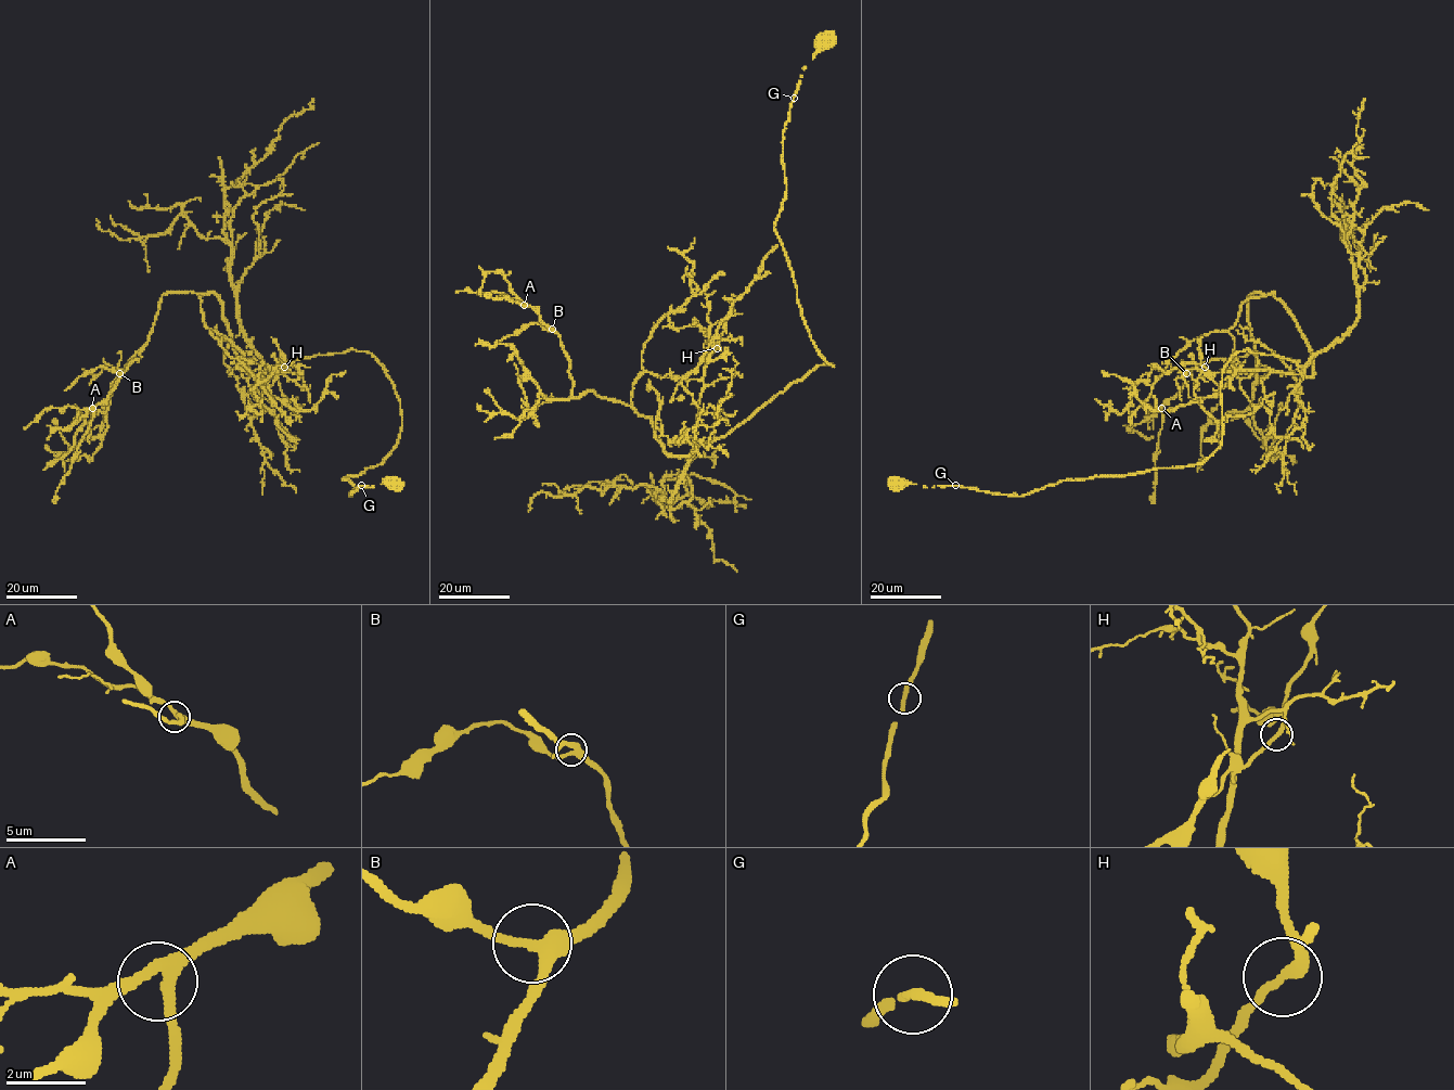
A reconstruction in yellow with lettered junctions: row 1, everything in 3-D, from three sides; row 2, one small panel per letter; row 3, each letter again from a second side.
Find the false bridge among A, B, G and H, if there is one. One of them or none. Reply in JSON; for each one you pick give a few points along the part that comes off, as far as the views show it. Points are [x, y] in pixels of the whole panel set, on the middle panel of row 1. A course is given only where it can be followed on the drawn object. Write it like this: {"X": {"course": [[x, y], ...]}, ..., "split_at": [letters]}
{"split_at": []}

